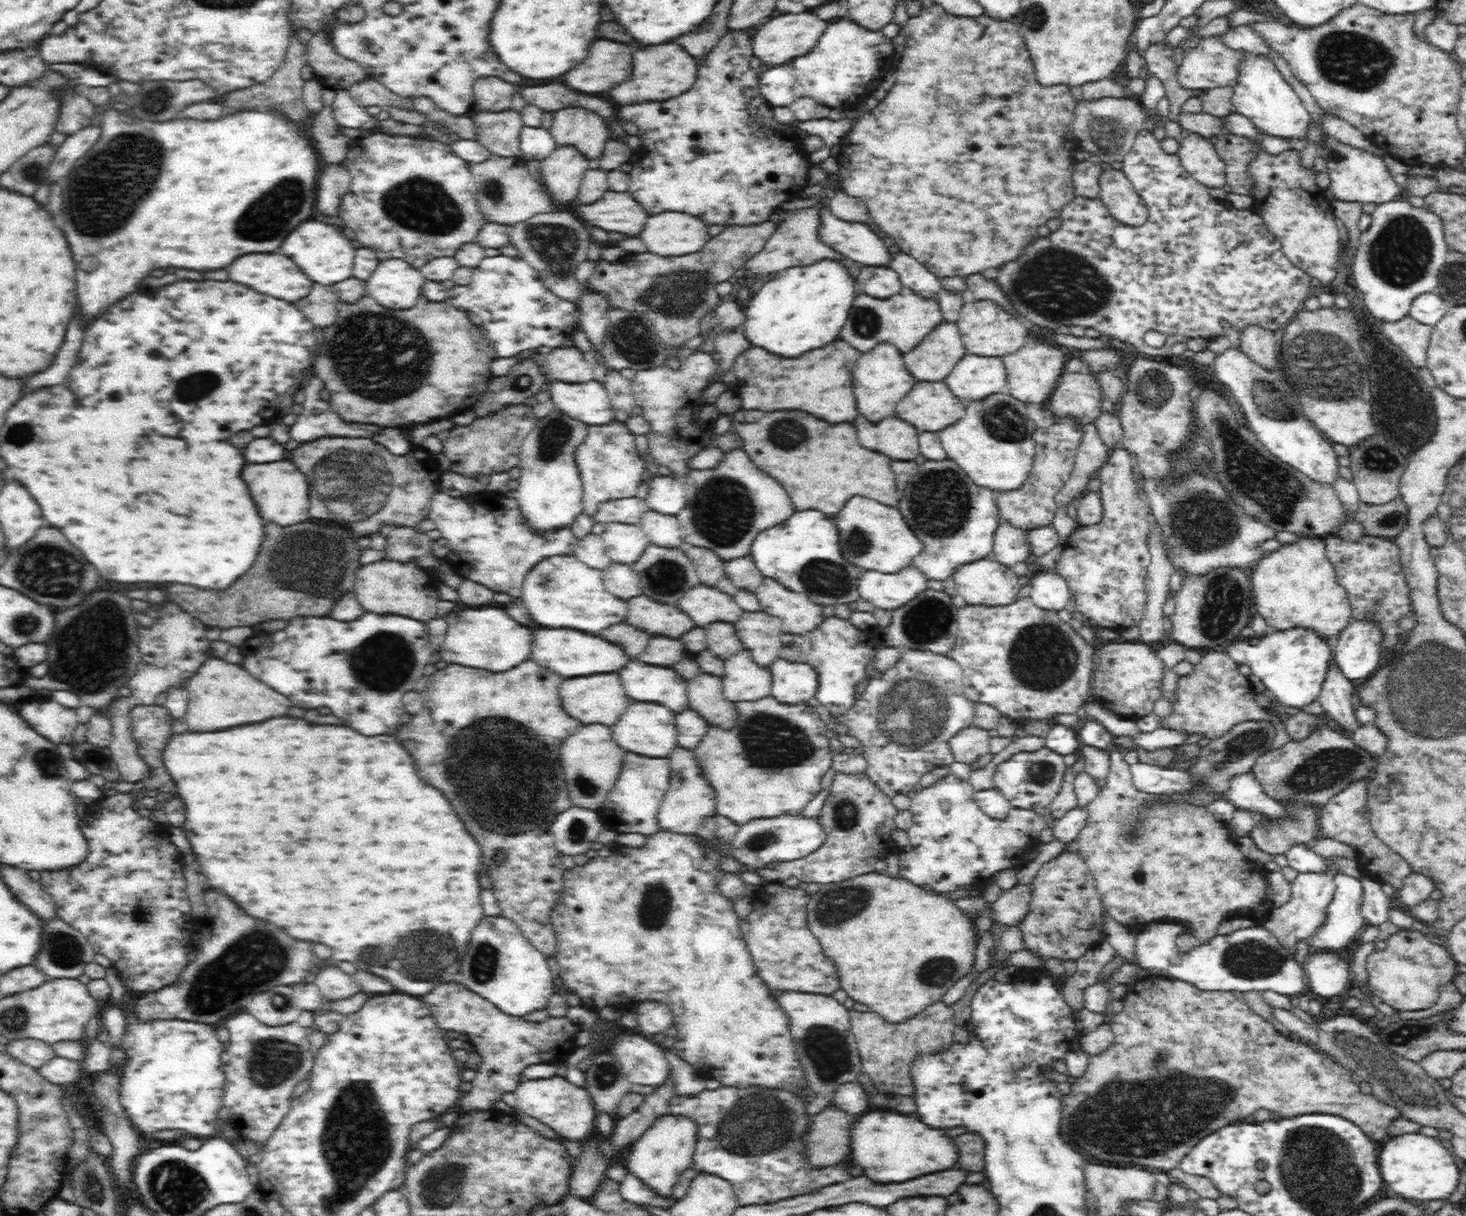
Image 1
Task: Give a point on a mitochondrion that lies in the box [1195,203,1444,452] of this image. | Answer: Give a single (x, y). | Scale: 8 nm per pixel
(1302, 363)

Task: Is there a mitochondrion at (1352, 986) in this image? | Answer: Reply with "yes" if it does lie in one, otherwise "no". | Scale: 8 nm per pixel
no

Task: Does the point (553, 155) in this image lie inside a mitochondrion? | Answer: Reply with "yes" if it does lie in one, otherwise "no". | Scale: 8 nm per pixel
no

